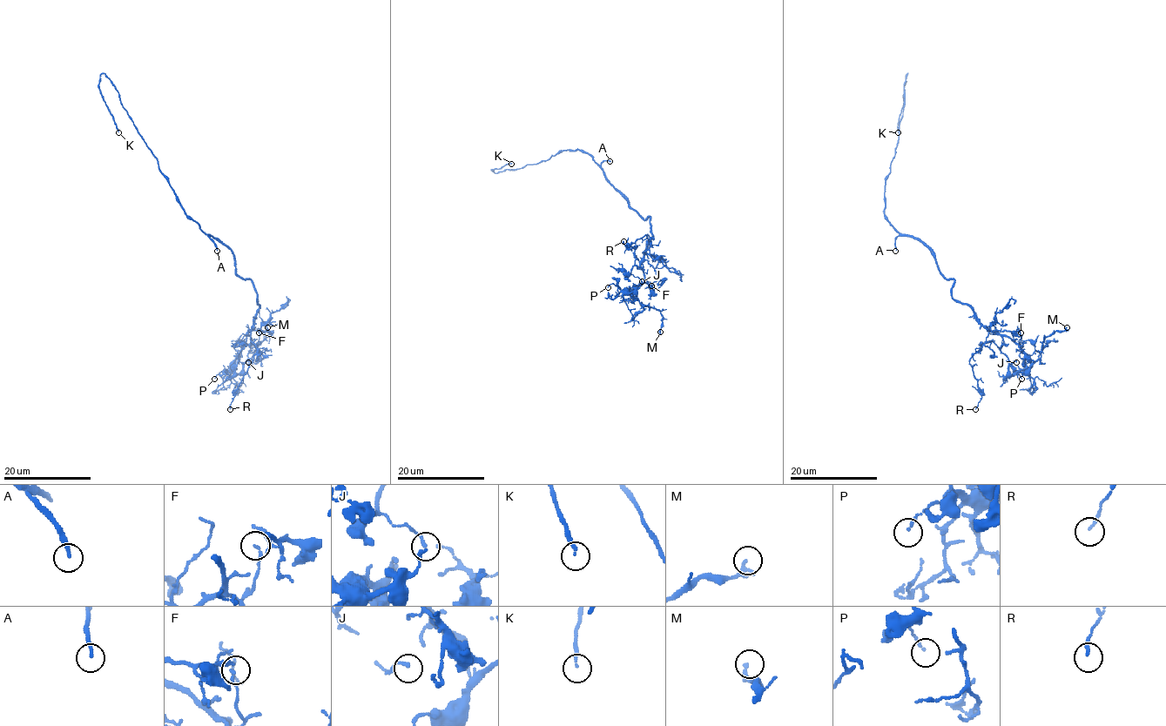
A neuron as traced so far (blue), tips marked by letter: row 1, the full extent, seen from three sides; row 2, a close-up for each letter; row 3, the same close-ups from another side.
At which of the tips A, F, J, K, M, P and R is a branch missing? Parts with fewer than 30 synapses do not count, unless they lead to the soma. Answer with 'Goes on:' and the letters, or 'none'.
Goes on: A, K

